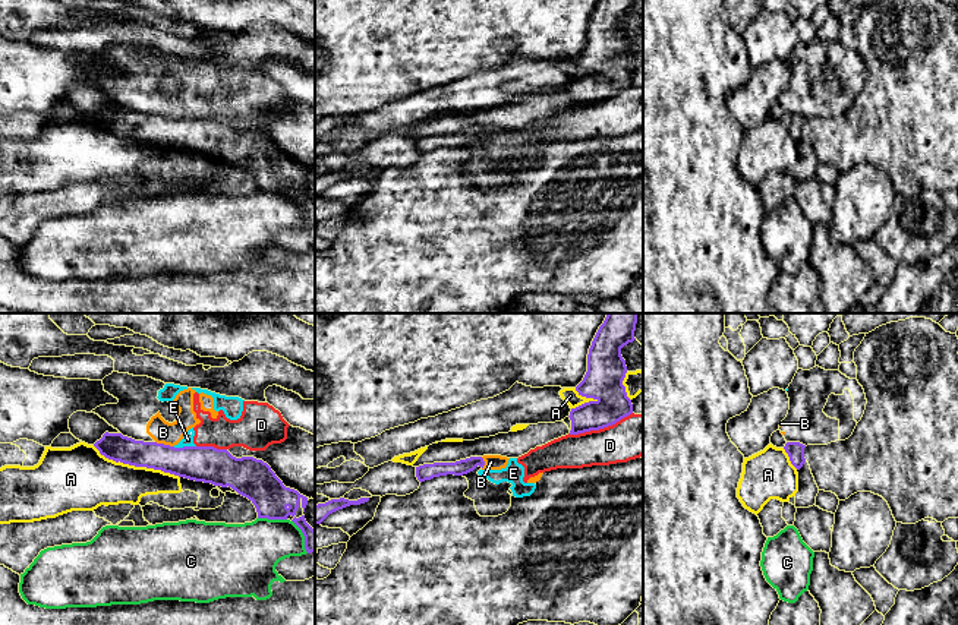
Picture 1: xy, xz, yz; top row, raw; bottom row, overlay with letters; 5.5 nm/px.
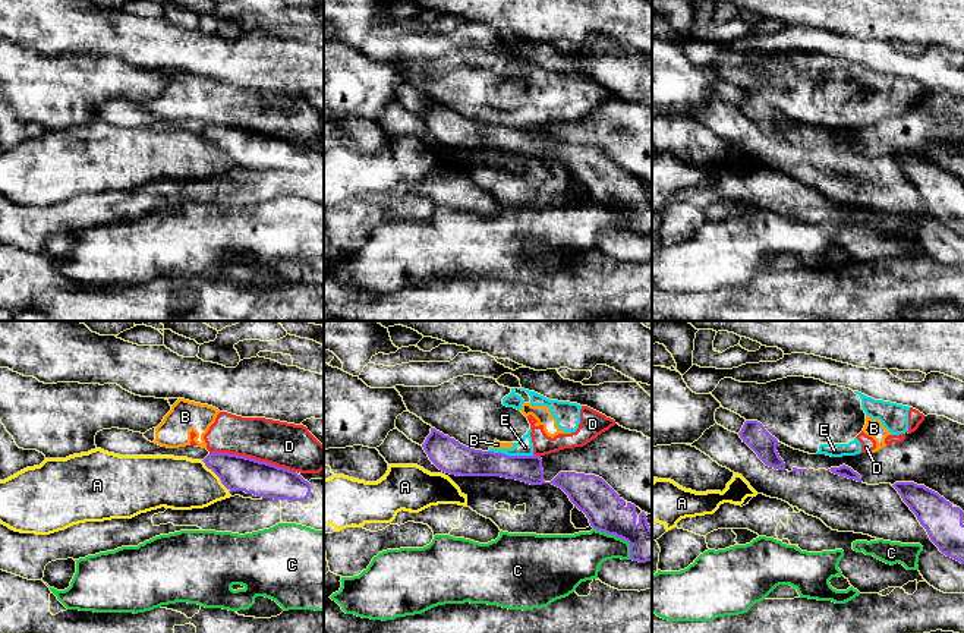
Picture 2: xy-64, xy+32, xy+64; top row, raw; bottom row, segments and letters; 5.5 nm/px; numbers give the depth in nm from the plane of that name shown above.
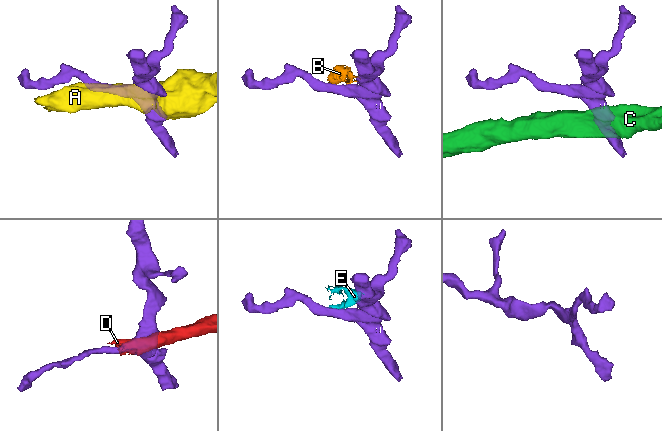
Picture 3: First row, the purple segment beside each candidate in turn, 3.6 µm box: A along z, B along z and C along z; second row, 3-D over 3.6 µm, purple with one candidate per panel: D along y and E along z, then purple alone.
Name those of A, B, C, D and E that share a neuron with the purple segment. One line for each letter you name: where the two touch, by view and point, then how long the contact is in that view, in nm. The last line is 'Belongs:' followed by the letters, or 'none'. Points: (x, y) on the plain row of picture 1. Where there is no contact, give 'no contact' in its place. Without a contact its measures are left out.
Belongs: none

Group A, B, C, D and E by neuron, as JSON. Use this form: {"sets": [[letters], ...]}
{"sets": [["A"], ["B", "D", "E"], ["C"]]}

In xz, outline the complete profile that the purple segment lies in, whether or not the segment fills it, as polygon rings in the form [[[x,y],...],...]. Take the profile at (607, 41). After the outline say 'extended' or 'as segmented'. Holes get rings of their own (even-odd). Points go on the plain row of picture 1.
[[[599,0],[587,26],[587,44],[576,59],[589,70],[570,83],[570,107],[599,102],[615,97],[633,85],[623,53],[627,45],[621,20],[633,15],[636,0]]]; as segmented

